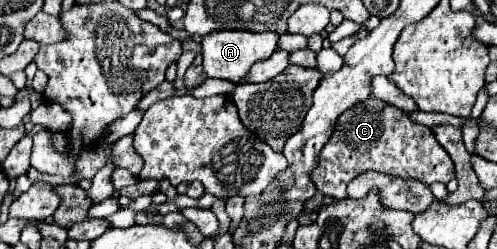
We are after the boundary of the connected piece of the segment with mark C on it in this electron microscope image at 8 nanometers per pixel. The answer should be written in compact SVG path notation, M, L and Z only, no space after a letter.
M369 97L345 111L337 121L333 137L319 155L317 171L311 175L315 187L327 197L343 199L347 197L347 183L367 169L399 177L413 177L425 185L435 181L449 183L455 177L453 161L449 159L449 153L437 143L433 129L413 123L407 115L401 113L401 109L389 103L381 103L381 99L375 97Z

